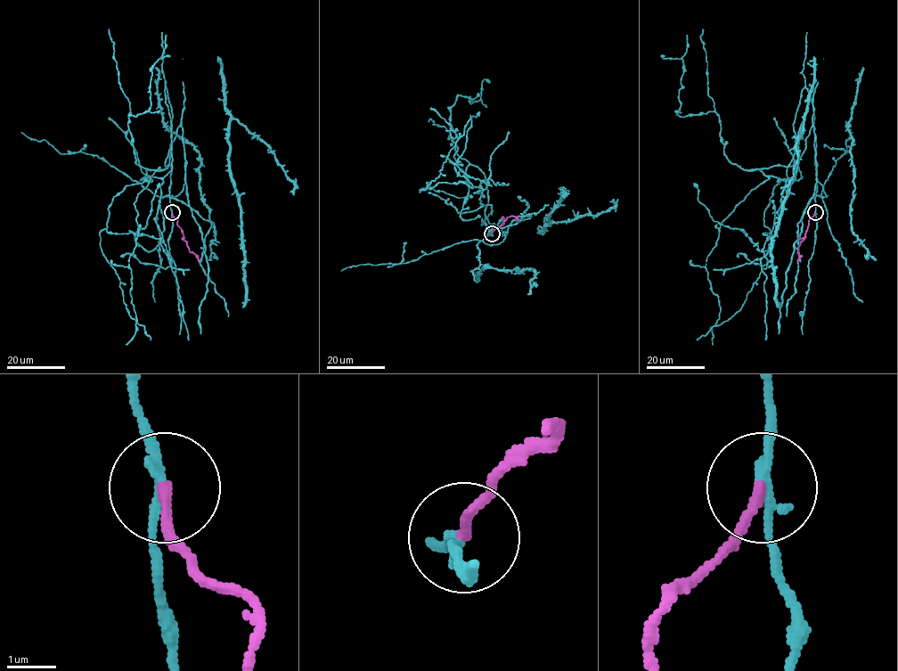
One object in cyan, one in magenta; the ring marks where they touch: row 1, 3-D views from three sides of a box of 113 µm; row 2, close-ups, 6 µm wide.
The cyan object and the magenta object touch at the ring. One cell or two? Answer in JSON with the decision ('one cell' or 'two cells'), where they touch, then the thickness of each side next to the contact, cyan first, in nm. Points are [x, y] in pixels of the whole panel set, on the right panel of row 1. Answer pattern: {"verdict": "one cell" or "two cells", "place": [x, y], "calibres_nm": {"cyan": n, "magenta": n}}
{"verdict": "two cells", "place": [815, 212], "calibres_nm": {"cyan": 190, "magenta": 200}}

